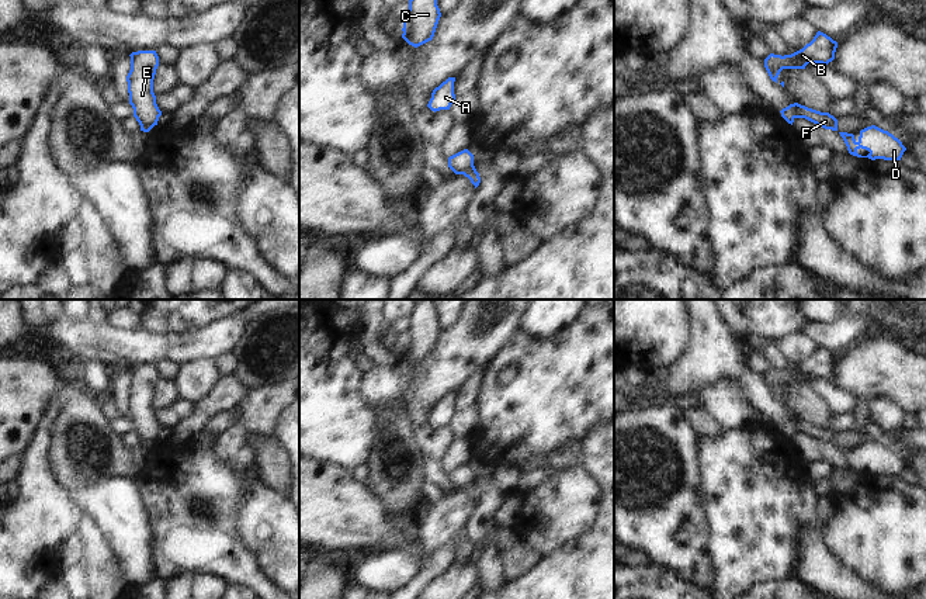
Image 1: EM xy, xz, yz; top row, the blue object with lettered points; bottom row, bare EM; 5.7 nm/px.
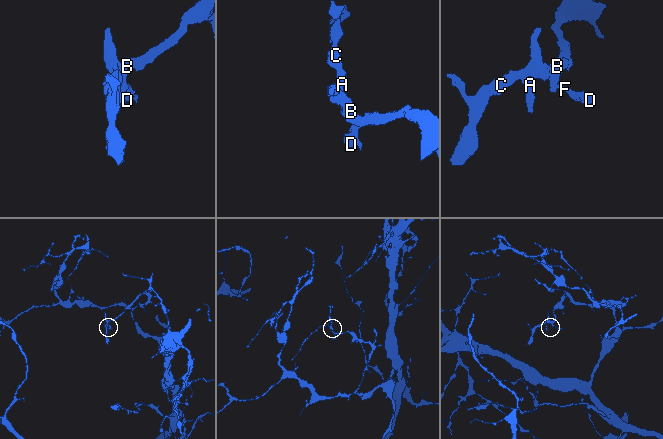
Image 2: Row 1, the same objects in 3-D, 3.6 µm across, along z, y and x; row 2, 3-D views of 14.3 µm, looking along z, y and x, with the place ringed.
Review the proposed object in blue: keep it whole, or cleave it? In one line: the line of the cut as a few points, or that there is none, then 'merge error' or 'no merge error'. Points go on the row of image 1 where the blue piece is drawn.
cut none; no merge error

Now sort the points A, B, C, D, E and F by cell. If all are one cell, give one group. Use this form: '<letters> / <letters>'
A B C D E F

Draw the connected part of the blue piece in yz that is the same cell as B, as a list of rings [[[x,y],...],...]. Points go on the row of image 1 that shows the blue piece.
[[[818,31],[809,44],[791,55],[770,53],[764,59],[764,67],[770,79],[777,83],[777,77],[783,69],[805,69],[808,63],[828,65],[835,59],[836,48],[836,41]]]

